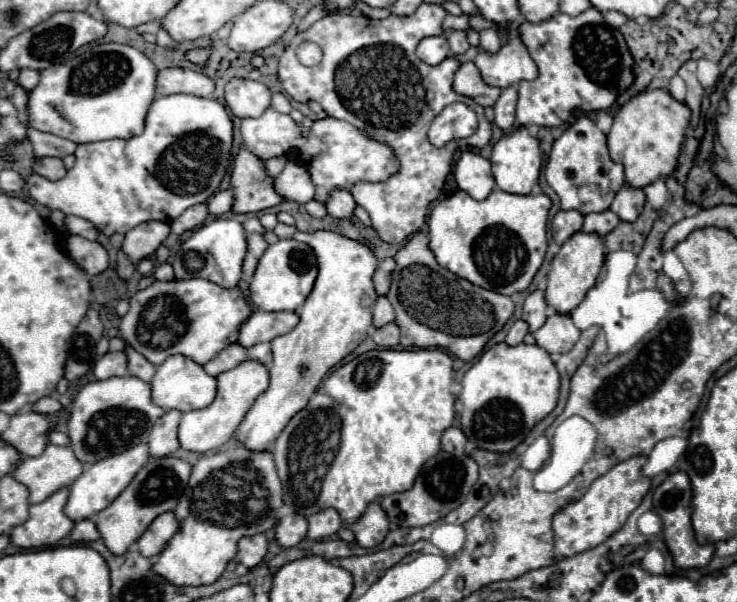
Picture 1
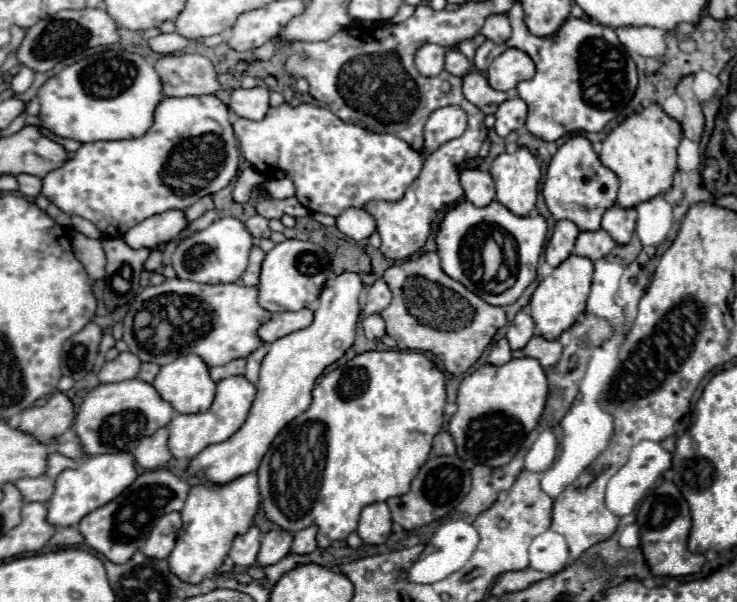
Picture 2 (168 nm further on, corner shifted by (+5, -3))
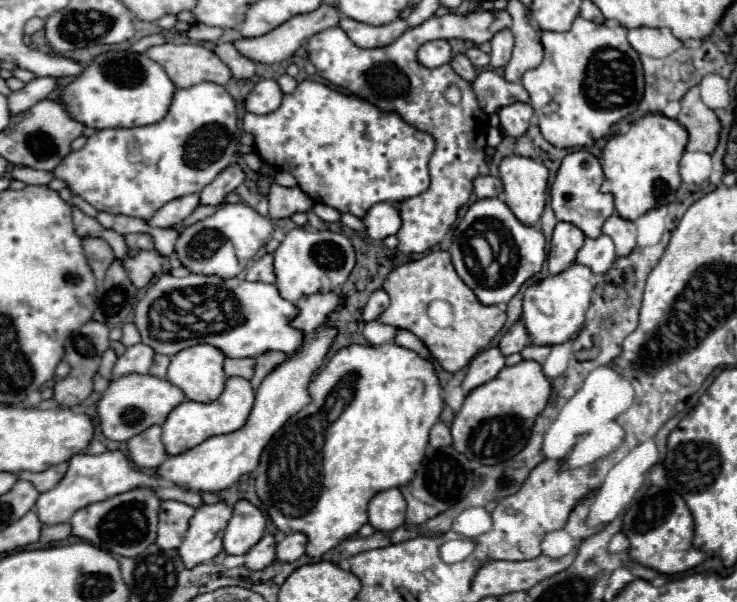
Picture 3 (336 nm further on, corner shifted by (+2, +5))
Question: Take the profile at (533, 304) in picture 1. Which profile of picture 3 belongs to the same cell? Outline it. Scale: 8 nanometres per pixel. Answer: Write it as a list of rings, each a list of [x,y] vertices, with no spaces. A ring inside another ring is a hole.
[[[517,320],[501,338],[499,348],[505,356],[509,356],[513,352],[521,352],[527,346],[527,342],[529,342],[529,334],[525,332],[525,324],[523,324],[523,320]]]

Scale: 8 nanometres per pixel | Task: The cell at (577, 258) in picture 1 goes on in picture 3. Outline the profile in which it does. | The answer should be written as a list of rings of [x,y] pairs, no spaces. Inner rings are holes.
[[[577,262],[555,276],[547,276],[531,284],[523,294],[523,316],[521,316],[531,336],[531,342],[553,346],[569,340],[571,334],[579,330],[585,322],[591,292],[593,292],[593,272],[589,272],[589,268]]]

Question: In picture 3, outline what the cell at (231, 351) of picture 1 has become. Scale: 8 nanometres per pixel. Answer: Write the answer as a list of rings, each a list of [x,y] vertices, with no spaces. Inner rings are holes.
[[[227,358],[223,364],[223,370],[227,376],[241,376],[241,378],[251,378],[253,376],[253,366],[255,358]]]

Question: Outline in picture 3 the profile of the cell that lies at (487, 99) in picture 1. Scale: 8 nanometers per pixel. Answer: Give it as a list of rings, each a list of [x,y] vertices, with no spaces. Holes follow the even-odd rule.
[[[483,70],[481,74],[477,74],[477,78],[473,80],[473,92],[477,94],[479,106],[487,114],[493,114],[513,102],[529,102],[529,94],[521,84],[507,82],[493,70]]]

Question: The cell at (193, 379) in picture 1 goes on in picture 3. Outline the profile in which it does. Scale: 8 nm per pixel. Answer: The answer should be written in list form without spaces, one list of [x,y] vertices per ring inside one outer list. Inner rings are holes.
[[[195,344],[191,348],[185,348],[181,352],[177,352],[171,358],[171,364],[167,368],[167,380],[171,384],[175,384],[177,388],[181,388],[181,392],[185,394],[187,400],[193,402],[213,402],[221,396],[223,392],[223,384],[227,380],[225,372],[223,372],[223,352],[209,346],[209,344]]]

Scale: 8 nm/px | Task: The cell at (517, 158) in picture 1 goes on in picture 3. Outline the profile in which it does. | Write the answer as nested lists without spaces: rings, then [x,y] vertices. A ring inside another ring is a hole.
[[[511,154],[501,160],[499,176],[505,188],[505,204],[523,224],[535,226],[547,198],[549,170],[545,164],[527,156]]]

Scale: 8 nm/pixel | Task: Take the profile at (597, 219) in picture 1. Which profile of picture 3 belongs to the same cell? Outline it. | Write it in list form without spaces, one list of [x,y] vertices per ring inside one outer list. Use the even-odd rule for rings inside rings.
[[[609,236],[585,238],[581,250],[577,252],[577,262],[589,266],[595,274],[605,274],[615,258],[615,244]]]

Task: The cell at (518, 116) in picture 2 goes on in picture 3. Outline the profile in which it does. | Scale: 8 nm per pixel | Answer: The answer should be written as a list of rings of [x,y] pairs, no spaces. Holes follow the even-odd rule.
[[[525,102],[509,104],[499,110],[501,128],[505,134],[509,134],[513,138],[525,134],[527,126],[531,122],[531,116],[533,116],[533,108],[531,108],[531,104],[525,104]]]

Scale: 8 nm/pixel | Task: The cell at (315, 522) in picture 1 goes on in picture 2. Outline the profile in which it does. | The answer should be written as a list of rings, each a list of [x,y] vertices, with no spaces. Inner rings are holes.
[[[310,526],[310,528],[304,528],[304,530],[296,532],[290,552],[292,554],[310,554],[310,552],[314,552],[316,550],[316,530],[318,528]]]

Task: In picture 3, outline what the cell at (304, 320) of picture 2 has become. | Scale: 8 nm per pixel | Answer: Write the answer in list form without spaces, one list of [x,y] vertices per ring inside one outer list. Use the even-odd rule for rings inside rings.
[[[333,292],[303,296],[301,300],[295,302],[299,314],[289,324],[293,324],[293,328],[301,332],[315,332],[317,326],[321,326],[325,318],[339,306],[339,302],[341,302],[339,296],[335,296]]]

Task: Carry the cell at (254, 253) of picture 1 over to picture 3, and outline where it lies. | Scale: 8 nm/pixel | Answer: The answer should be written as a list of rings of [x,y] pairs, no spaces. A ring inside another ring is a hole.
[[[265,254],[263,258],[255,260],[247,270],[247,280],[261,280],[261,282],[275,282],[273,274],[273,256]]]

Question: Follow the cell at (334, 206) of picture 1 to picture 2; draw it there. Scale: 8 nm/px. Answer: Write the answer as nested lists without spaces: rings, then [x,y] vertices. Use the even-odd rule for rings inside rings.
[[[348,208],[342,212],[342,216],[336,218],[336,226],[354,240],[366,240],[376,232],[376,220],[362,208]]]

